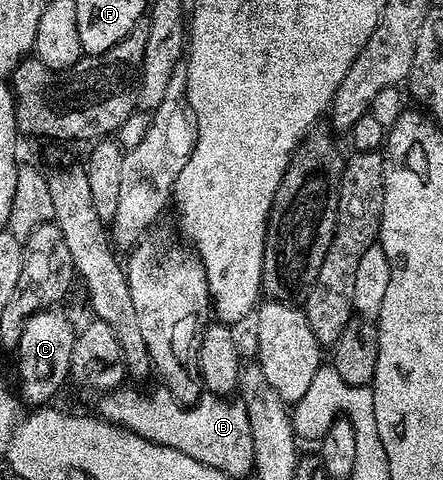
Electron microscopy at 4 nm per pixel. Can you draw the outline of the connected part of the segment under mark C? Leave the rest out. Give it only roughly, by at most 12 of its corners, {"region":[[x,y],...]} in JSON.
{"region":[[34,312],[21,330],[24,405],[50,405],[68,383],[76,325]]}

